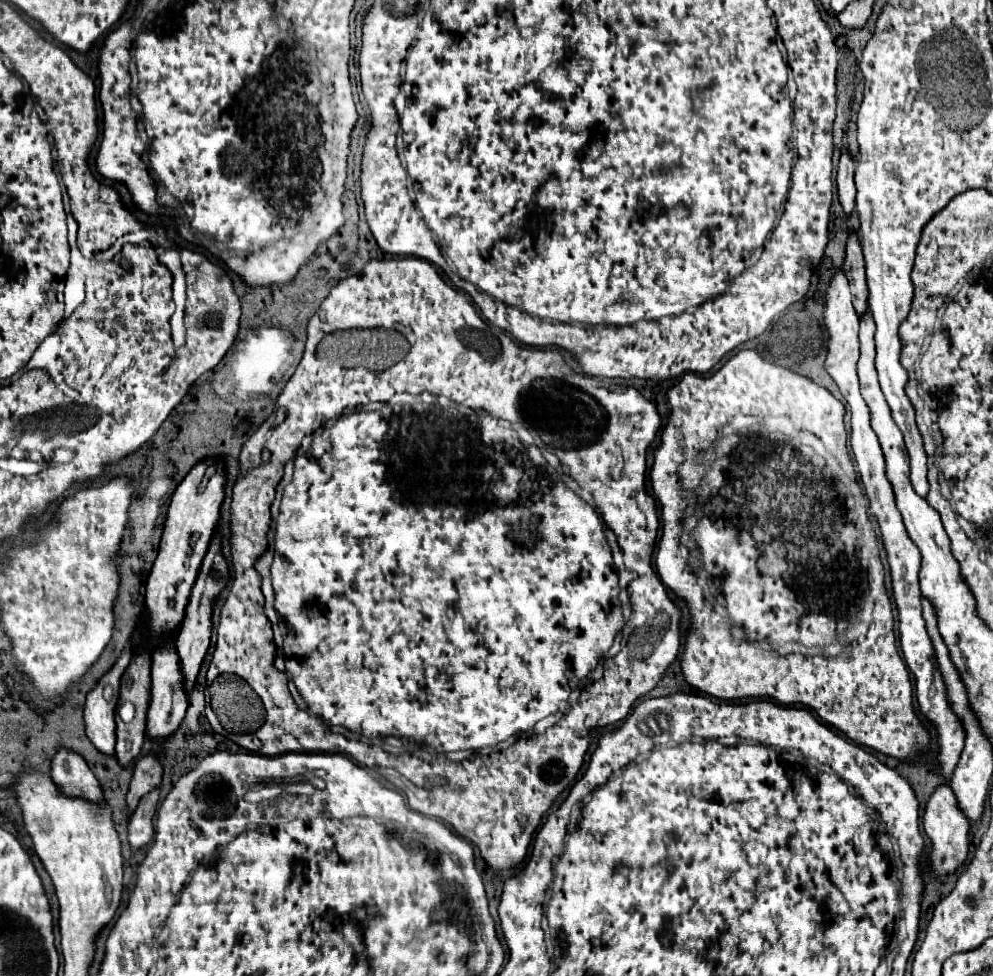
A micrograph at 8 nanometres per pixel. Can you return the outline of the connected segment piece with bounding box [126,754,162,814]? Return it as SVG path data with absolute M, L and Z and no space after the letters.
M146 754L134 766L134 776L130 780L130 790L126 796L128 814L132 814L138 806L138 800L144 794L156 790L160 786L160 782L162 782L162 762L154 754Z

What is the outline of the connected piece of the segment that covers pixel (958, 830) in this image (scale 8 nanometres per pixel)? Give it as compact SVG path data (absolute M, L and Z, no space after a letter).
M942 784L936 788L932 798L926 804L926 812L922 818L922 826L926 836L932 840L932 850L928 854L928 868L934 878L944 880L946 876L954 874L968 856L968 824L966 816L958 812L958 804L954 804L954 794L950 792L948 784Z

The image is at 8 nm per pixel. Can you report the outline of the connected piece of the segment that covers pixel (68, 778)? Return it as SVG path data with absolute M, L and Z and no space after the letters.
M58 752L52 760L52 778L54 784L58 786L62 796L70 798L82 798L96 802L102 800L102 790L90 768L86 768L86 762L82 756L74 752Z

